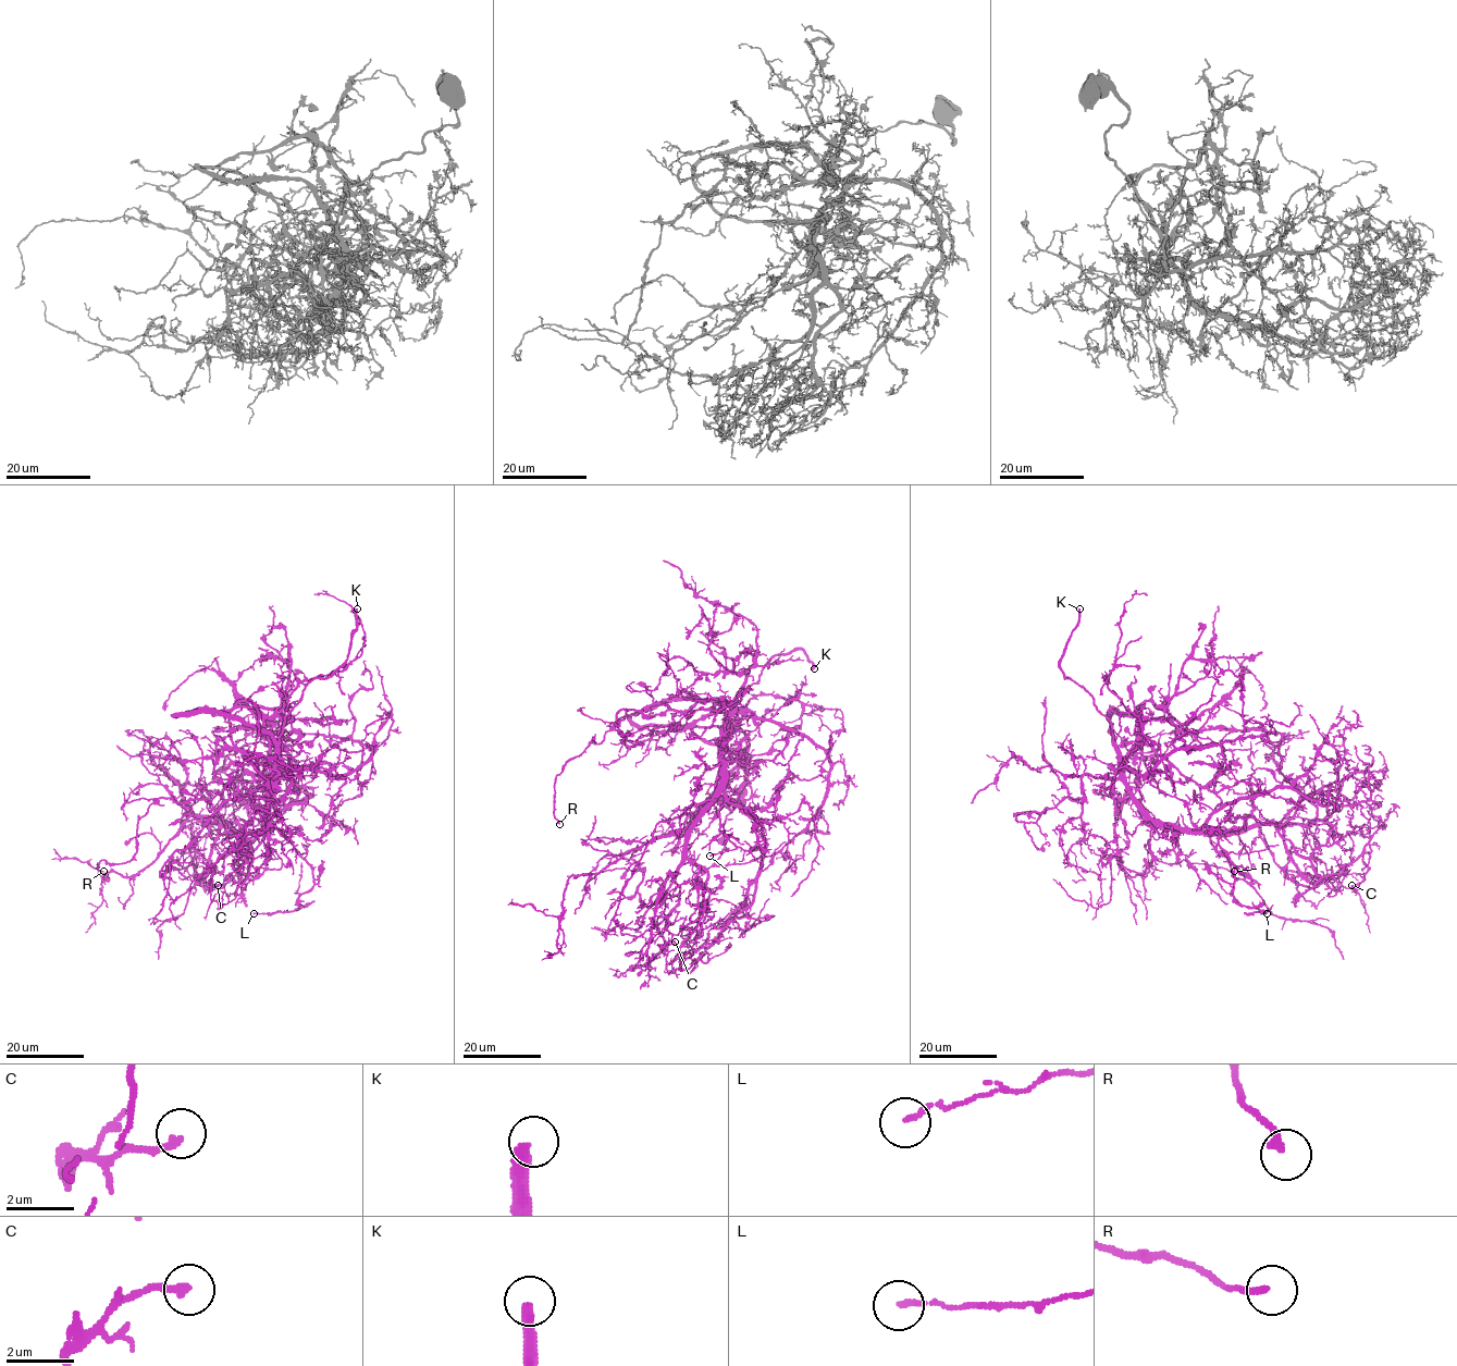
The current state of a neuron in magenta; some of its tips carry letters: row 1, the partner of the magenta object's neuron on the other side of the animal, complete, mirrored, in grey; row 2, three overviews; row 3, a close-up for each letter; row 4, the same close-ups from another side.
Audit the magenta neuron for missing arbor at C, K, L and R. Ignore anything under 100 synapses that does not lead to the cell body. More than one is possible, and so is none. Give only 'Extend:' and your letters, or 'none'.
Extend: K

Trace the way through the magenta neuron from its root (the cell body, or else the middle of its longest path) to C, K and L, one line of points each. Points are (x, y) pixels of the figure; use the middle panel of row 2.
C: (726, 722), (719, 792), (690, 831), (684, 861), (665, 881), (646, 954), (652, 960), (663, 946), (675, 942)
K: (726, 722), (741, 694), (757, 681), (763, 667), (775, 655), (801, 648), (814, 668)
L: (726, 722), (724, 796), (770, 824), (764, 821), (755, 824), (756, 844), (750, 850), (736, 847), (710, 856)

